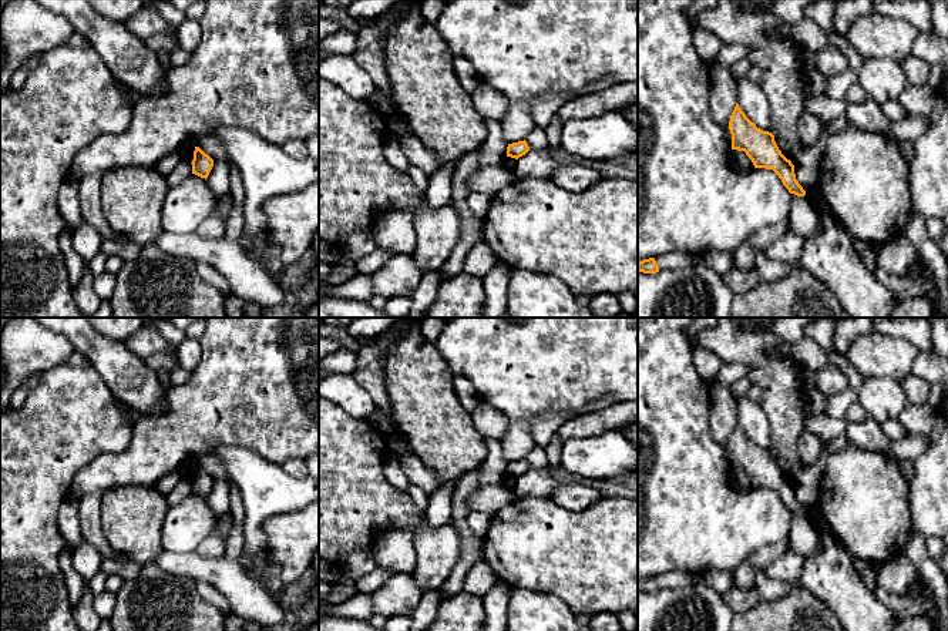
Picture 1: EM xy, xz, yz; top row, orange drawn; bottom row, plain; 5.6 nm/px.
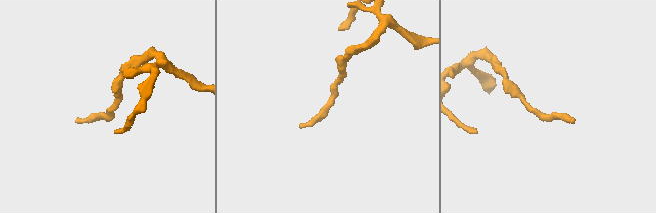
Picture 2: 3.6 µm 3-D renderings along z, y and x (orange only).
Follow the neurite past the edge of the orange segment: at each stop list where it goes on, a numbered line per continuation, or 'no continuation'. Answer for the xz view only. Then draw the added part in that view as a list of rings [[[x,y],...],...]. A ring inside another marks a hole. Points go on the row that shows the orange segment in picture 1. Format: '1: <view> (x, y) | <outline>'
no continuation

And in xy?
no continuation

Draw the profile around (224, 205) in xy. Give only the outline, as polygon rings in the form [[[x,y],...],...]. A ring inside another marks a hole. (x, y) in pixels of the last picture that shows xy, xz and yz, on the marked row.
[[[225,194],[222,197],[218,198],[218,204],[216,204],[216,211],[221,214],[221,217],[225,219],[228,219],[228,215],[231,212],[231,208],[232,208],[232,197],[231,194]]]

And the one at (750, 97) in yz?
[[[744,75],[736,80],[734,94],[746,117],[754,122],[757,128],[770,132],[770,105],[760,84],[747,80]]]

